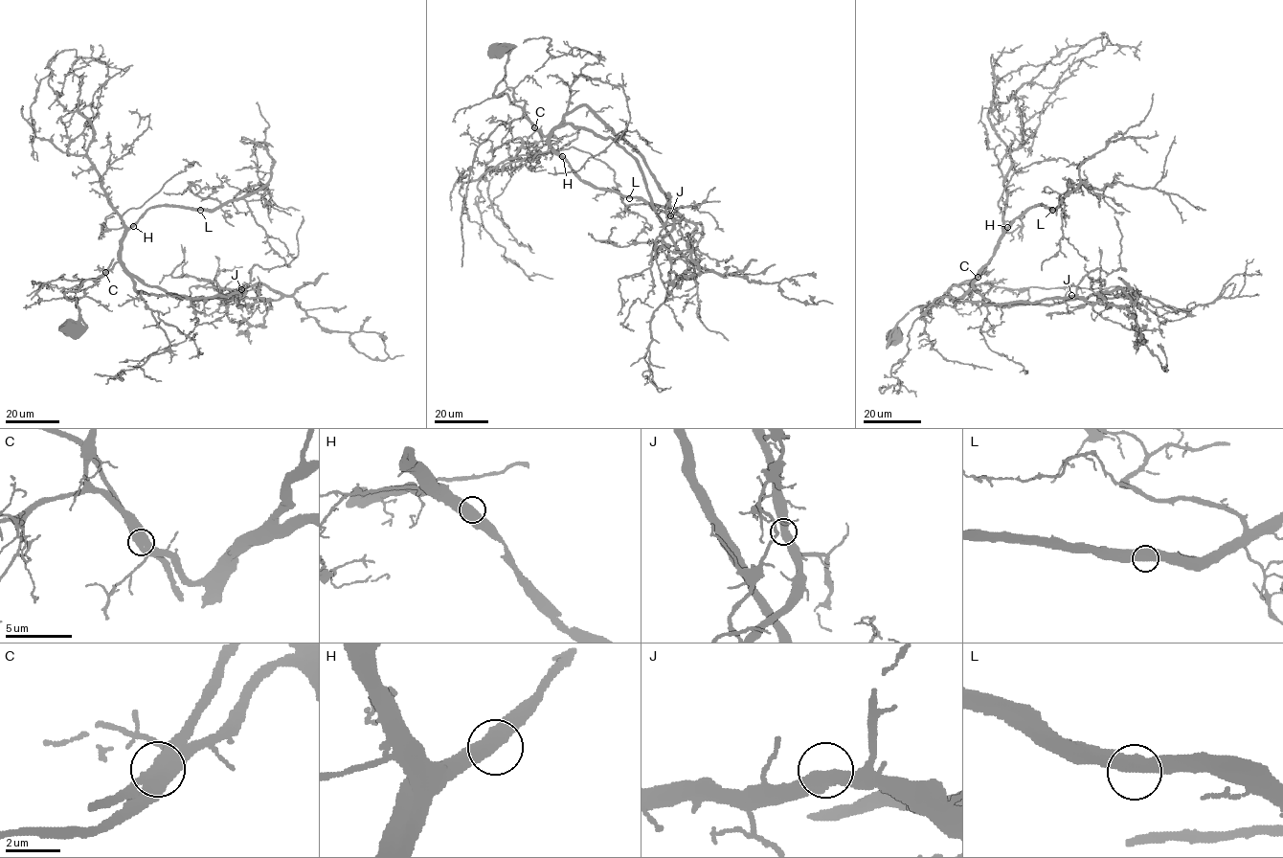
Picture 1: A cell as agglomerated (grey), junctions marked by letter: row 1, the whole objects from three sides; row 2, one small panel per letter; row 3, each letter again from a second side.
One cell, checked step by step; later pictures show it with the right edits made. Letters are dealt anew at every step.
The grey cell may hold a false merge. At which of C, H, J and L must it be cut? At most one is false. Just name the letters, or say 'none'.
none

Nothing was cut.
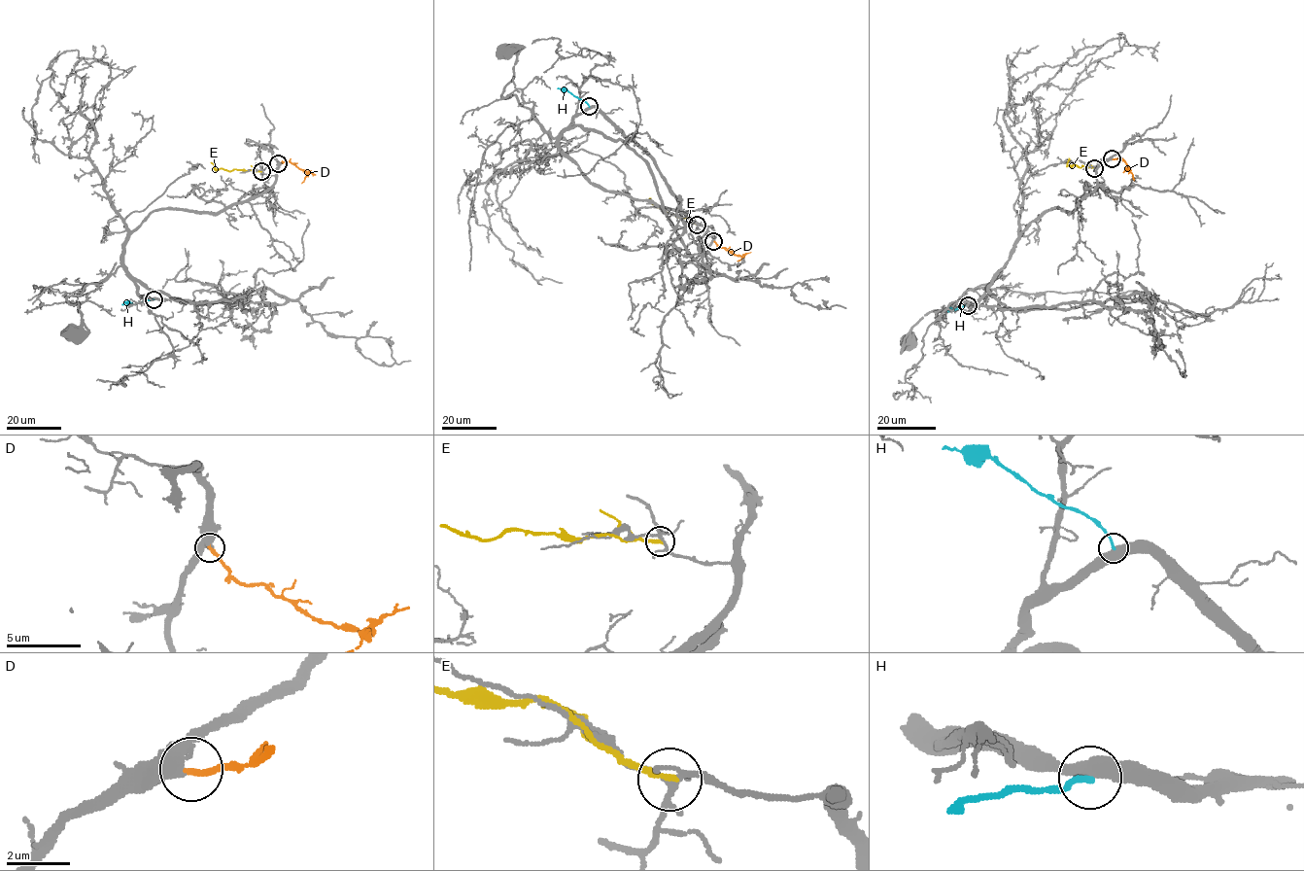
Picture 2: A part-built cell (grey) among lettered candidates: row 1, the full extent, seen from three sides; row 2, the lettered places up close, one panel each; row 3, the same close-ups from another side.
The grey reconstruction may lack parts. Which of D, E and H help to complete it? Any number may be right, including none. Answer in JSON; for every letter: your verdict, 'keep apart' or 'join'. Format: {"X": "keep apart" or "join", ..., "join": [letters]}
{"D": "join", "E": "keep apart", "H": "keep apart", "join": ["D"]}

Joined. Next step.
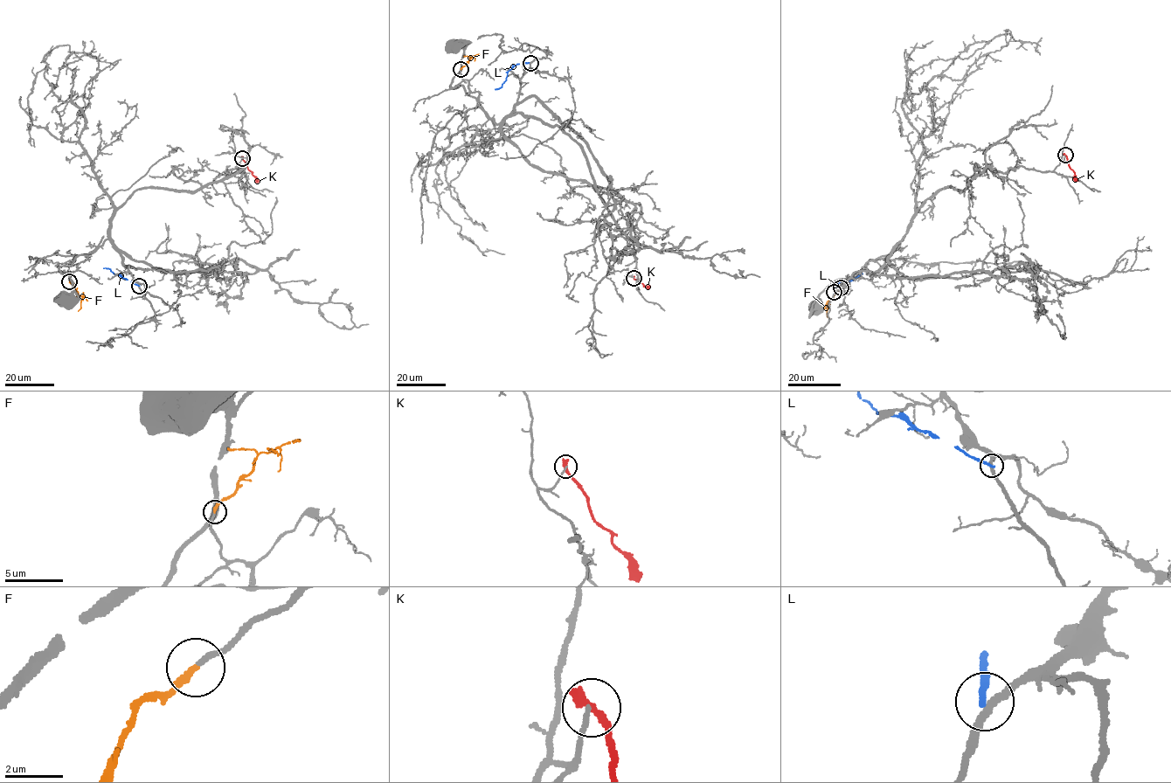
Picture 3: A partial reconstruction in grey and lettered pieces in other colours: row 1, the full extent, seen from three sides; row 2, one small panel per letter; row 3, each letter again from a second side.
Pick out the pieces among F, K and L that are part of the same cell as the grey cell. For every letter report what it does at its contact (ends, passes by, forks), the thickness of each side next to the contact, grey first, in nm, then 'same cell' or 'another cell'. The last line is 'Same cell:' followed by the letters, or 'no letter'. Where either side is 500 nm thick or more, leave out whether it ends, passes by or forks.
F: it ends | 190/240 nm | same cell
K: it ends | 160/360 nm | another cell
L: it ends | 280/240 nm | another cell
Same cell: F

